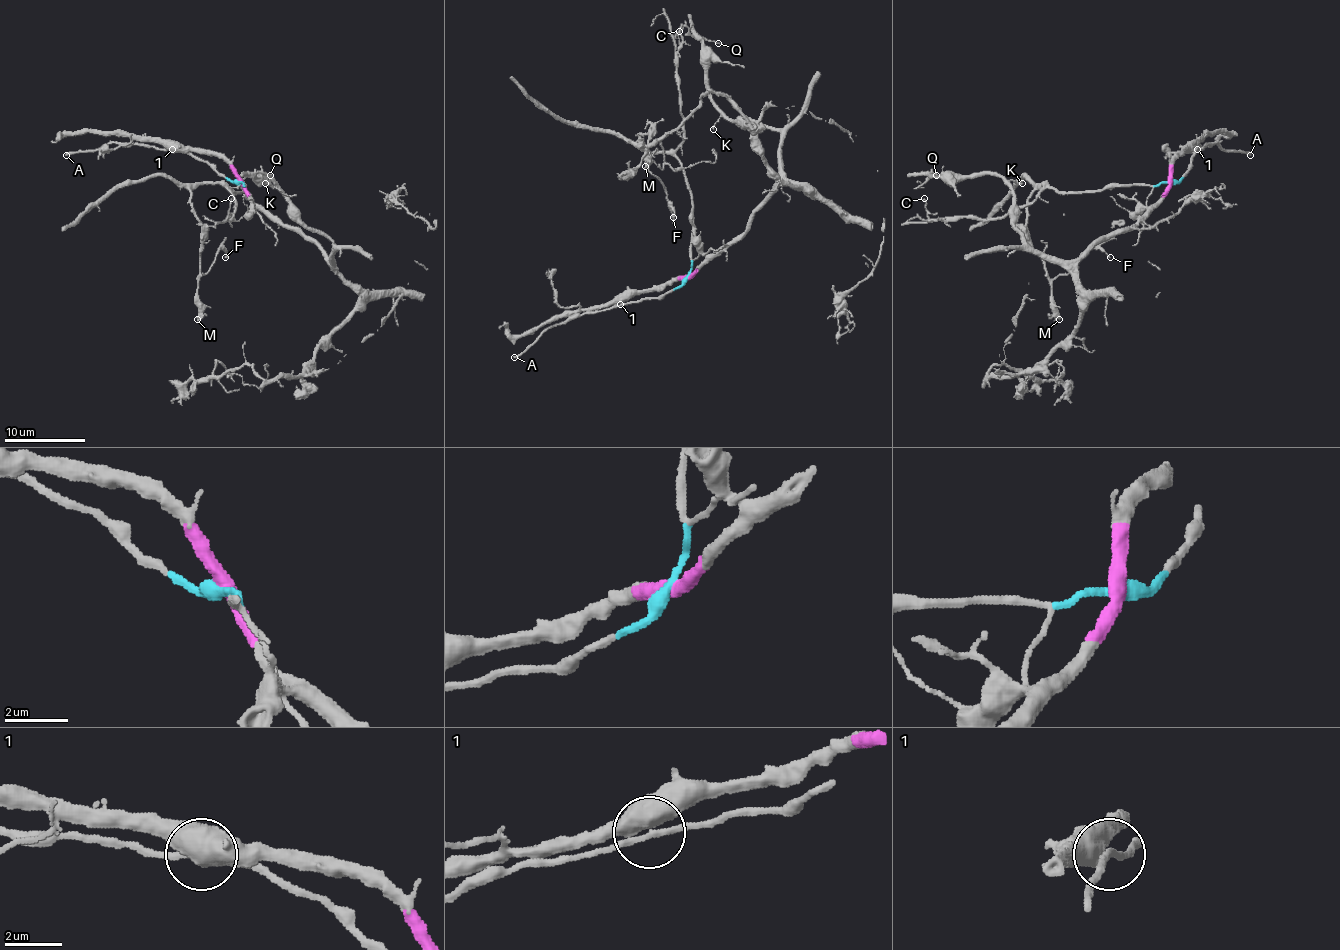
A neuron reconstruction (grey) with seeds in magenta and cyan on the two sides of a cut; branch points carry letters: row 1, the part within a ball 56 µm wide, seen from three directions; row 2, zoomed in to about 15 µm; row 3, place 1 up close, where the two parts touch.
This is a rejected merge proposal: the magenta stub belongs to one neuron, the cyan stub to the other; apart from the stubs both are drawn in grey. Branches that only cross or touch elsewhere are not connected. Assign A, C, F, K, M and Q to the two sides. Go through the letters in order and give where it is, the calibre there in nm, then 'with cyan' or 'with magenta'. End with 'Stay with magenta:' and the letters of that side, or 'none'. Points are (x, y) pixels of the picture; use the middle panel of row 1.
A: (514, 357) | 220 nm | with cyan
C: (679, 31) | 120 nm | with cyan
F: (673, 217) | 120 nm | with cyan
K: (713, 129) | 100 nm | with magenta
M: (645, 166) | 300 nm | with cyan
Q: (718, 43) | 110 nm | with magenta
Stay with magenta: K, Q

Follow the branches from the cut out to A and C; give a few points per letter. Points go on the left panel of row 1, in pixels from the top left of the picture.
A: (238, 182), (181, 151), (106, 143), (96, 149), (65, 155)
C: (238, 182), (245, 190), (234, 192), (228, 188), (234, 206), (232, 218), (228, 216), (226, 220), (230, 198)

